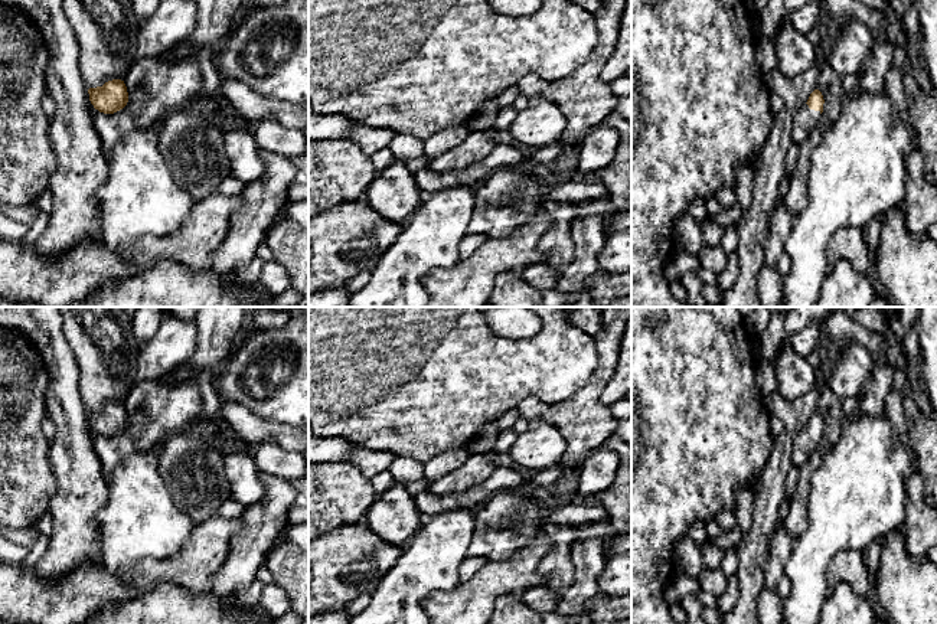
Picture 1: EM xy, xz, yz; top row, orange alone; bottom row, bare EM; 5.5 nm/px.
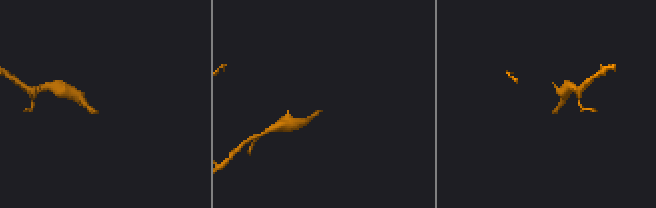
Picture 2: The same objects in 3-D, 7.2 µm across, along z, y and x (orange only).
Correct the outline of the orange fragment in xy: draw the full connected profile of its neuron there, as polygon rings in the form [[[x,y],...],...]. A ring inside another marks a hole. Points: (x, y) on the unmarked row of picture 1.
[[[112,402],[102,409],[89,411],[88,416],[94,431],[104,437],[114,437],[128,425],[127,409],[121,402]]]

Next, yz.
[[[814,412],[810,416],[806,428],[794,438],[791,454],[793,465],[801,467],[809,460],[823,435],[823,427],[825,422],[822,415]]]

